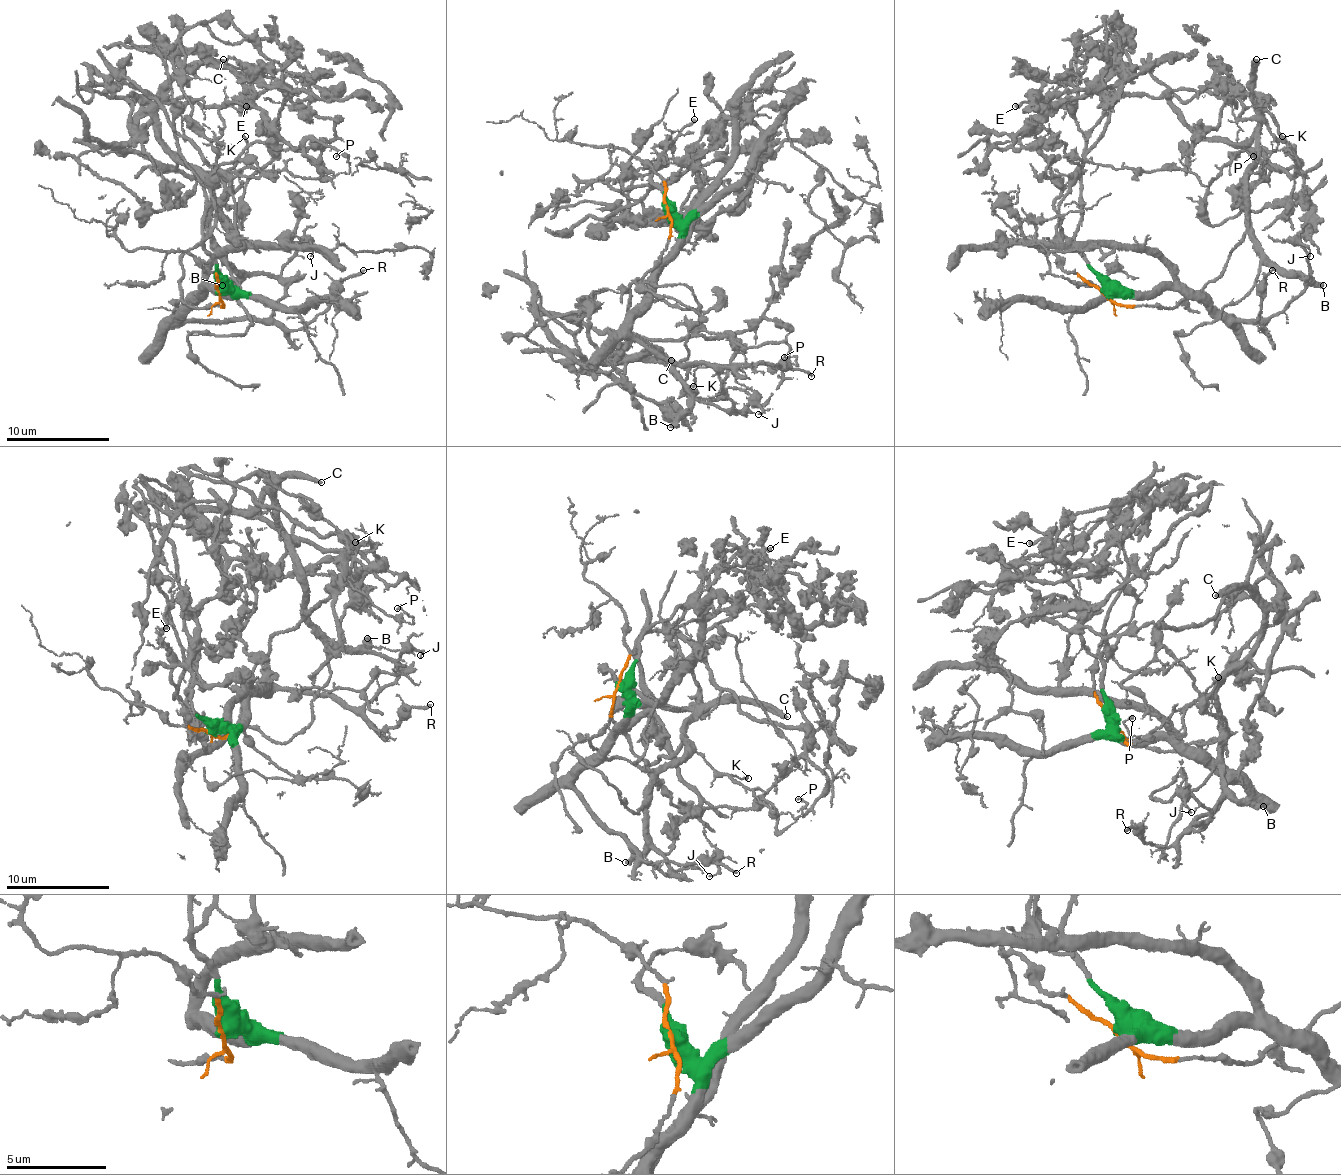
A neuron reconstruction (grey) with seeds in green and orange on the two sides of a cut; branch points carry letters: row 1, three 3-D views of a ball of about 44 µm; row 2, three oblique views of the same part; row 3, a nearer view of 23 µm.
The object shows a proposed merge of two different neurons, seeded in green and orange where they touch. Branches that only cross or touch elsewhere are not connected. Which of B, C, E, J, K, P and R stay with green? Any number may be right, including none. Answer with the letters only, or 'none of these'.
E, R

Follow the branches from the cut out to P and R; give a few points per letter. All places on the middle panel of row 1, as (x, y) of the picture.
P: (666, 208), (666, 249), (630, 286), (630, 333), (653, 351), (695, 366), (796, 364), (794, 356), (783, 356)
R: (666, 208), (679, 249), (656, 275), (651, 304), (630, 325), (633, 335), (679, 364), (788, 364), (812, 377)

